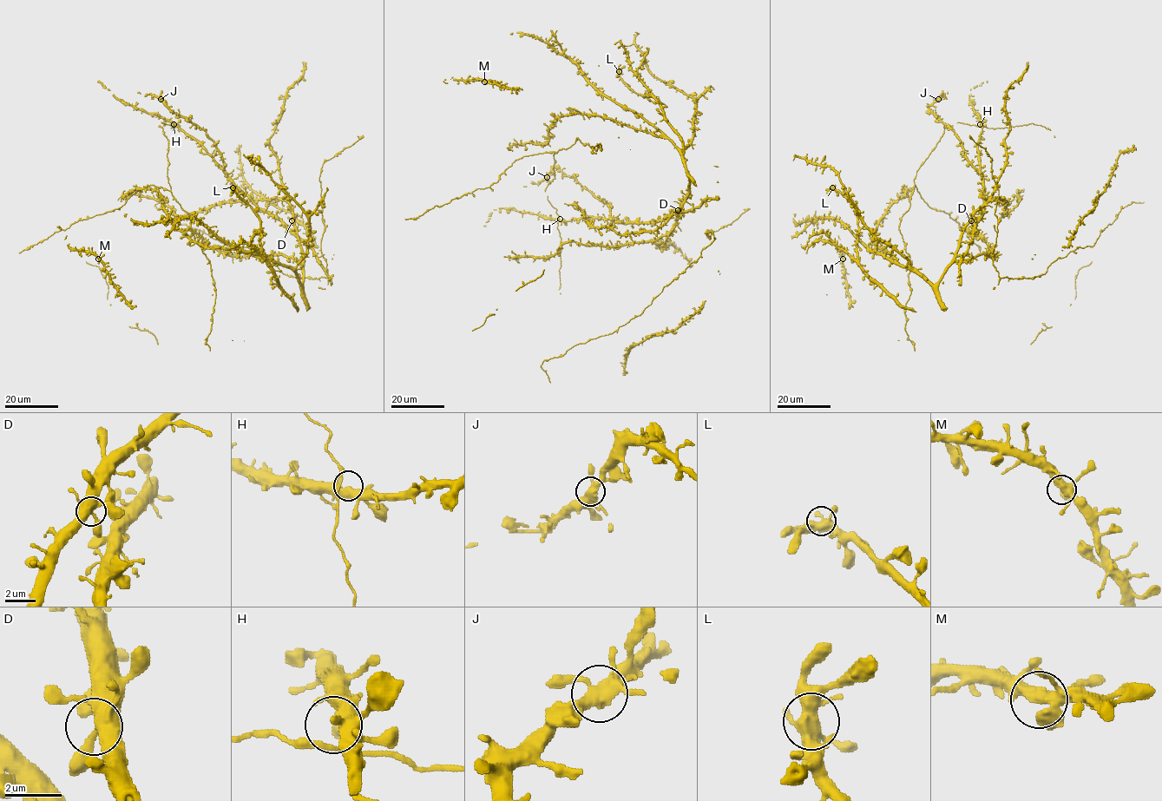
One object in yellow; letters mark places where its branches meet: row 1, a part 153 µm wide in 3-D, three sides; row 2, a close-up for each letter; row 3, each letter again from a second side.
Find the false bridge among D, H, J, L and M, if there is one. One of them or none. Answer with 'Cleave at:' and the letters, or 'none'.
Cleave at: none

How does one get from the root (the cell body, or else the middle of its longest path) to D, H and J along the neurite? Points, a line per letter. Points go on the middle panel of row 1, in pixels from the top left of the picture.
D: (686, 198), (678, 210)
H: (686, 198), (675, 213), (653, 221), (617, 223), (590, 216), (569, 220), (560, 219)
J: (686, 198), (675, 213), (665, 218), (617, 223), (609, 207), (575, 179), (555, 168), (547, 176)

